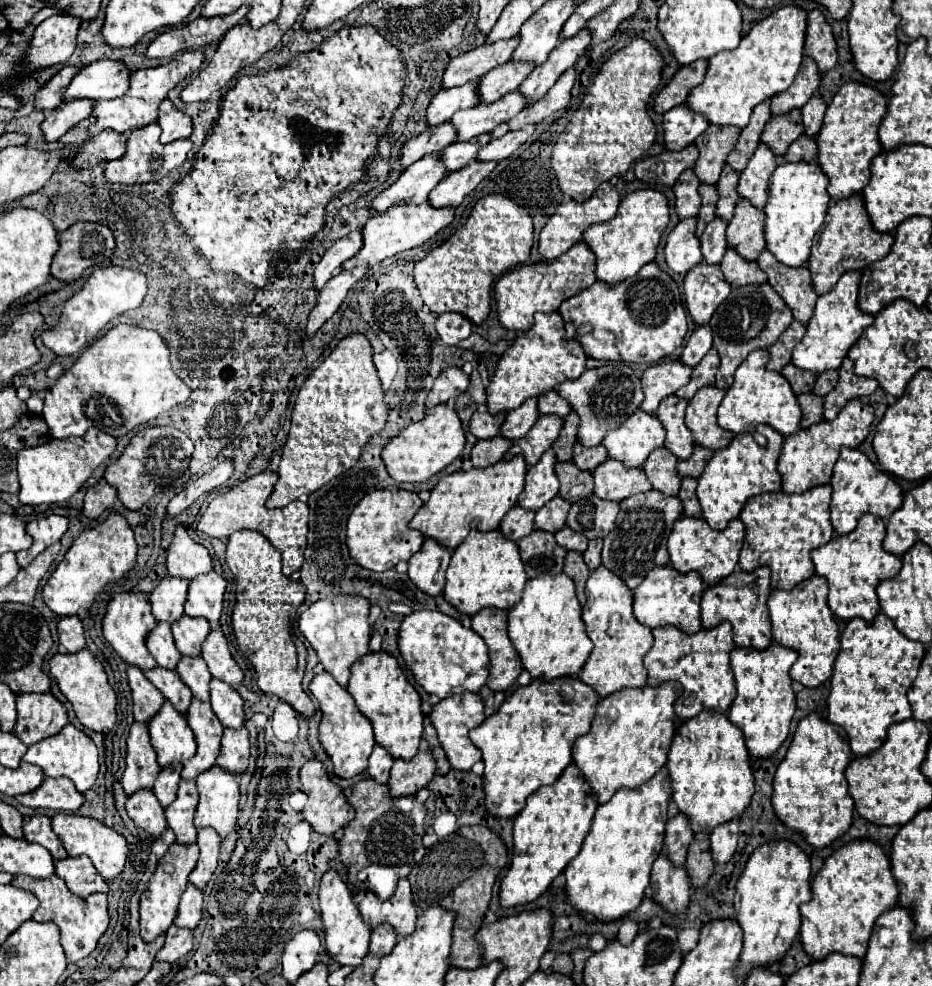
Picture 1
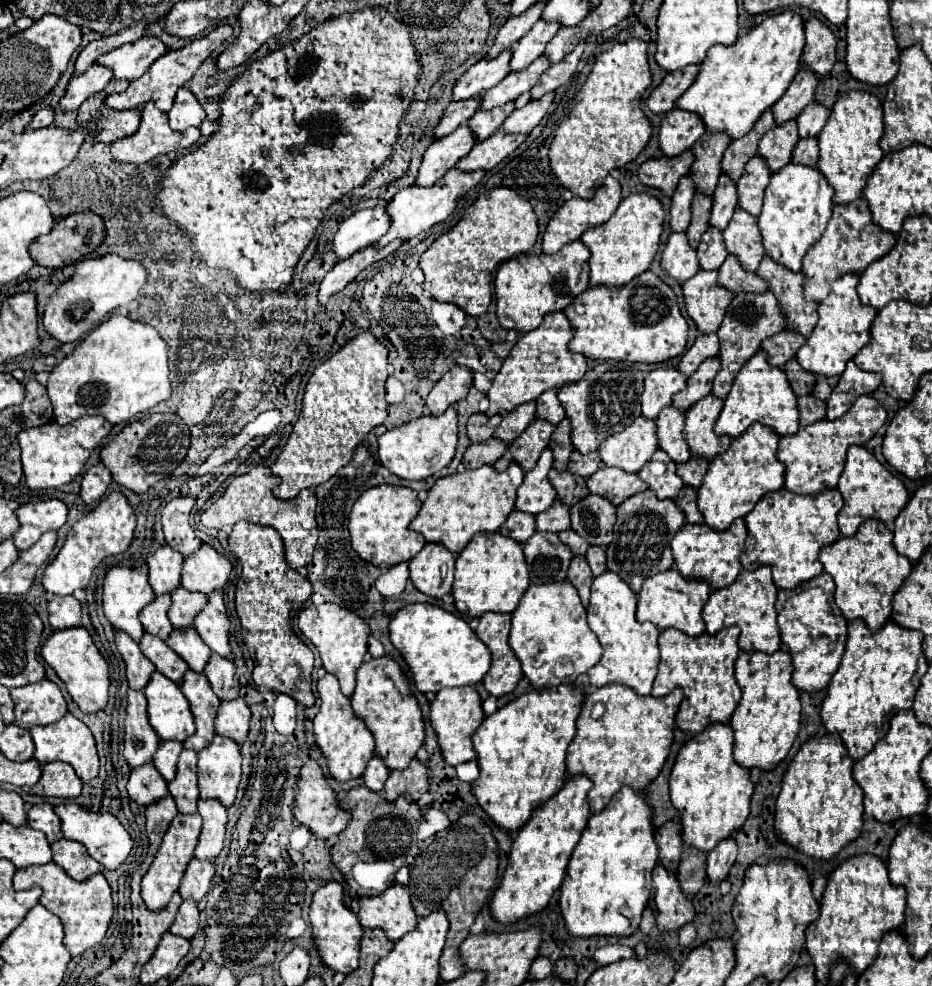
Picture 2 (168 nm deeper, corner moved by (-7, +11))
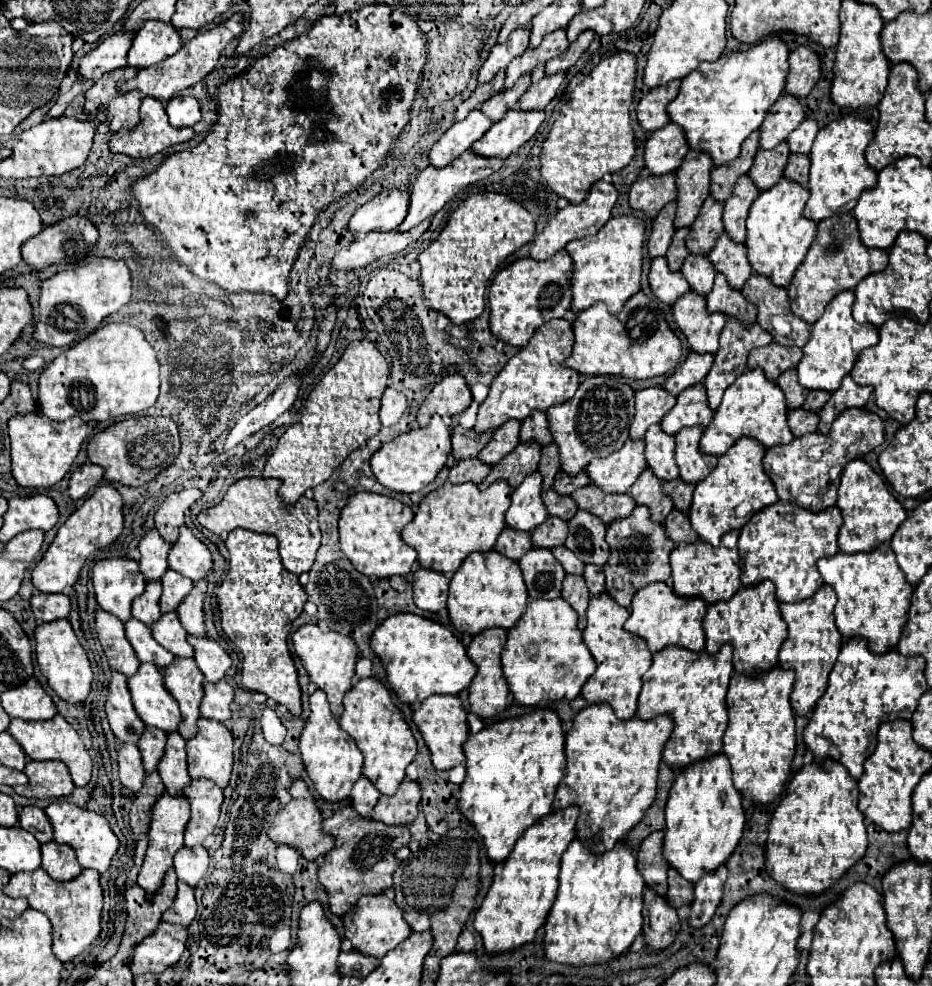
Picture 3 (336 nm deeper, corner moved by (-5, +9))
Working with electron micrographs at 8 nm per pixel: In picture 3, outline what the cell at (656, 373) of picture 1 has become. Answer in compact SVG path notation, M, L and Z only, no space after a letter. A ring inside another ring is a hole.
M646 387L636 391L636 415L630 425L630 437L642 439L652 423L660 423L662 417L674 407L676 397L662 387Z

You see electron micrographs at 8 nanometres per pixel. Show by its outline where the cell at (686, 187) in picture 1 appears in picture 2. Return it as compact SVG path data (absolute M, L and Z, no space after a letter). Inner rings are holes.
M690 175L682 177L674 195L672 195L672 207L670 207L670 231L680 233L688 229L690 221L690 203L694 197L694 185Z

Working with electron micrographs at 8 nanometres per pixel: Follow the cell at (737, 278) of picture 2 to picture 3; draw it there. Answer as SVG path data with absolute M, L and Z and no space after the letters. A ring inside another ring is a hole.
M716 275L714 287L708 295L708 311L722 311L730 317L738 317L744 323L754 323L756 321L756 311L742 299L740 291L732 291L730 283L722 279L722 275Z

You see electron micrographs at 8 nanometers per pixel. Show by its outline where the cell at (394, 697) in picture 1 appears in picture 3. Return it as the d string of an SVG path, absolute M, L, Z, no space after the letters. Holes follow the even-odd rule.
M376 677L360 679L344 697L344 713L340 717L340 727L356 739L360 751L364 753L362 773L376 783L380 793L394 795L398 785L406 775L406 767L414 761L416 739L404 713L394 705L392 693Z

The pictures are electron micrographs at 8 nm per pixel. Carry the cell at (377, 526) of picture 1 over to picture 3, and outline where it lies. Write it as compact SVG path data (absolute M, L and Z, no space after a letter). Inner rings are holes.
M356 493L348 499L348 505L340 513L338 529L340 529L340 549L346 553L346 557L352 561L354 567L358 567L360 573L382 579L392 575L408 575L412 571L412 565L416 563L416 551L402 543L400 531L414 519L414 513L410 505L404 505L402 501L378 495L378 493Z

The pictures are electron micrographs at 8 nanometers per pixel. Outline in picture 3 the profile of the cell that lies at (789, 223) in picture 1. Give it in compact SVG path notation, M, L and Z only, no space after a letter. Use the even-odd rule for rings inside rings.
M782 177L780 183L762 191L750 207L750 215L746 219L746 229L748 229L746 247L750 265L756 273L768 275L772 283L778 287L790 285L796 267L804 261L806 251L816 239L818 223L802 215L808 197L810 193L806 187L800 187L800 183Z

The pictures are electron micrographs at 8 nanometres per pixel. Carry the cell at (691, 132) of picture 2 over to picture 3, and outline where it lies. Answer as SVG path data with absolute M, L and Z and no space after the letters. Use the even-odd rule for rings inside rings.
M668 123L666 127L652 131L646 141L644 149L646 169L652 175L676 171L688 149L690 147L686 147L686 139L682 139L682 127L674 127L674 123Z

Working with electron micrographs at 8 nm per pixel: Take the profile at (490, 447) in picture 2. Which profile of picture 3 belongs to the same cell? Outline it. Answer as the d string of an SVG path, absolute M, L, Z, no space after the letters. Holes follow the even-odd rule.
M478 457L476 459L462 459L450 469L450 483L482 483L486 475L492 471L488 463L482 463Z

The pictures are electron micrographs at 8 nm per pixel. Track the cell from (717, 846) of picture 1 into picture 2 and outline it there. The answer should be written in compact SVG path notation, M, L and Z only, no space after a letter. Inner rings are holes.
M730 837L728 841L722 841L720 845L716 845L716 849L712 849L712 853L708 853L706 857L706 877L710 883L720 883L728 877L730 867L736 861L736 843Z

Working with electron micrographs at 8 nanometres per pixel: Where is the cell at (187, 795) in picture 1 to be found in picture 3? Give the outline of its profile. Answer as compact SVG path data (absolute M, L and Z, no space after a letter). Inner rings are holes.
M178 733L168 735L166 753L158 765L158 775L162 777L166 791L170 795L182 795L186 783L192 783L186 765L186 741Z

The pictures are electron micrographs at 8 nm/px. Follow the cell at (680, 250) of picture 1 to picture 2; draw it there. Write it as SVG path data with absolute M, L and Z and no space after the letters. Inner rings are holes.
M684 233L670 235L666 249L662 251L660 263L662 263L662 269L680 283L694 277L700 271L696 261L696 251L692 251Z

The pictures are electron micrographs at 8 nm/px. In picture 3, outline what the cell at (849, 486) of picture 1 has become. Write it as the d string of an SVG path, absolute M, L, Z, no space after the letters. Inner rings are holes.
M854 459L844 467L840 475L836 505L840 507L844 517L844 525L838 533L838 549L844 553L872 551L876 545L890 541L898 525L906 519L906 511L900 501L892 495L884 479L864 459Z

